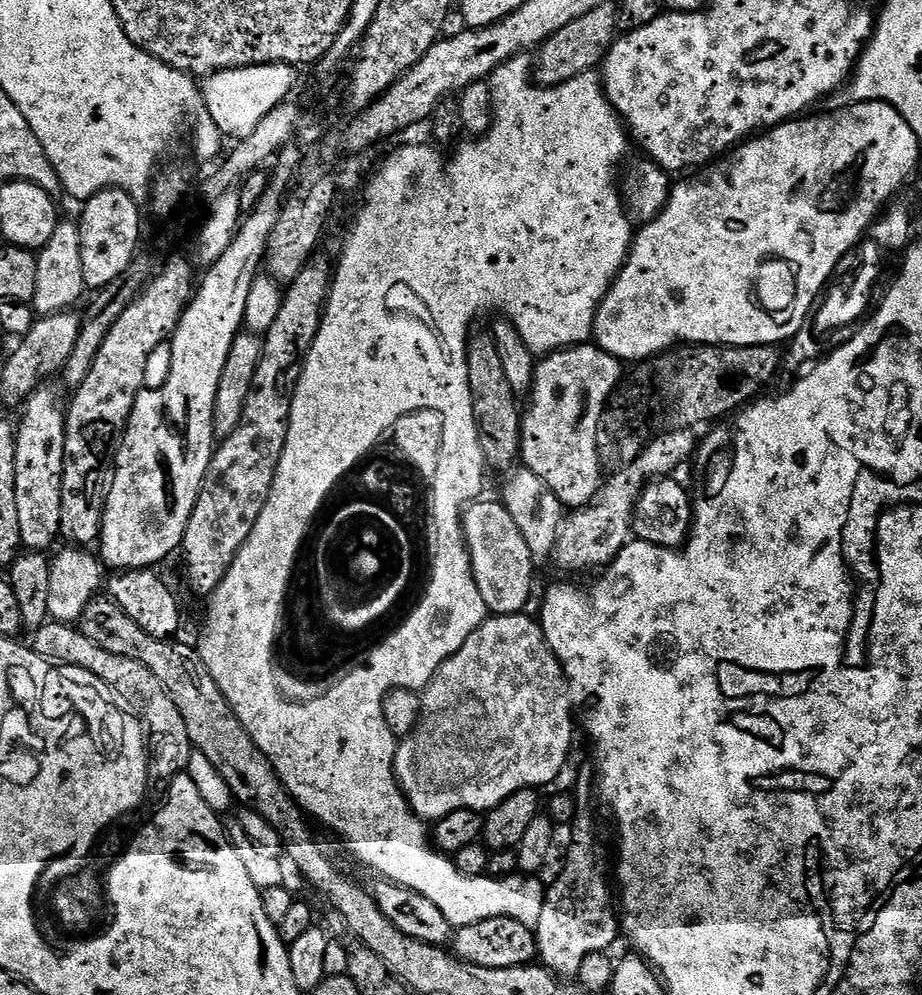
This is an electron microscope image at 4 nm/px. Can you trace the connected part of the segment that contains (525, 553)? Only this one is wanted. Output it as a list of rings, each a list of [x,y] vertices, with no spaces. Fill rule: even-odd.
[[[496,498],[486,499],[476,500],[462,512],[464,537],[472,556],[472,576],[489,613],[498,616],[509,616],[511,612],[523,613],[532,596],[532,575],[536,572],[537,561],[506,505]]]

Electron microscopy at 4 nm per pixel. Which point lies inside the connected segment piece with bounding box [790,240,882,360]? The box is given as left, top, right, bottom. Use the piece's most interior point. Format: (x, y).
(844, 303)

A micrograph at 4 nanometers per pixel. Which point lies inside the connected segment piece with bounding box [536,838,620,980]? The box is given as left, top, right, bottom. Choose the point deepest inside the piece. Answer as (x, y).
(577, 919)

